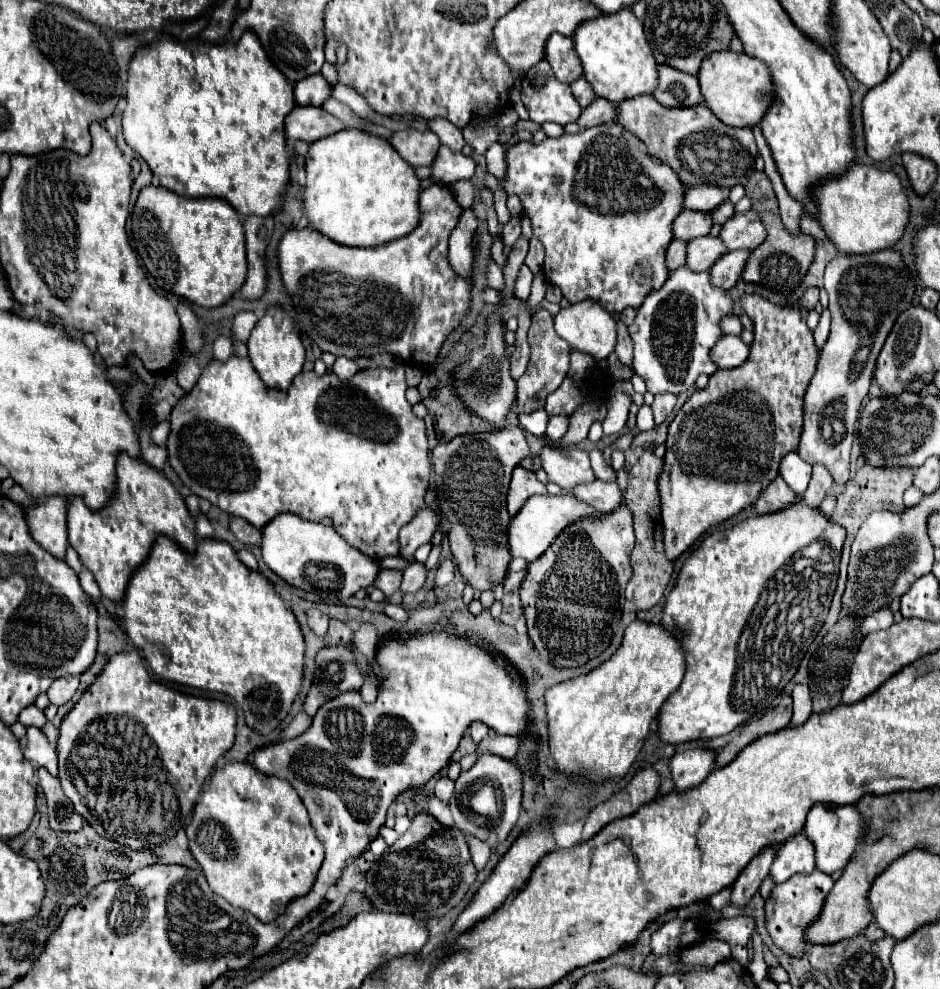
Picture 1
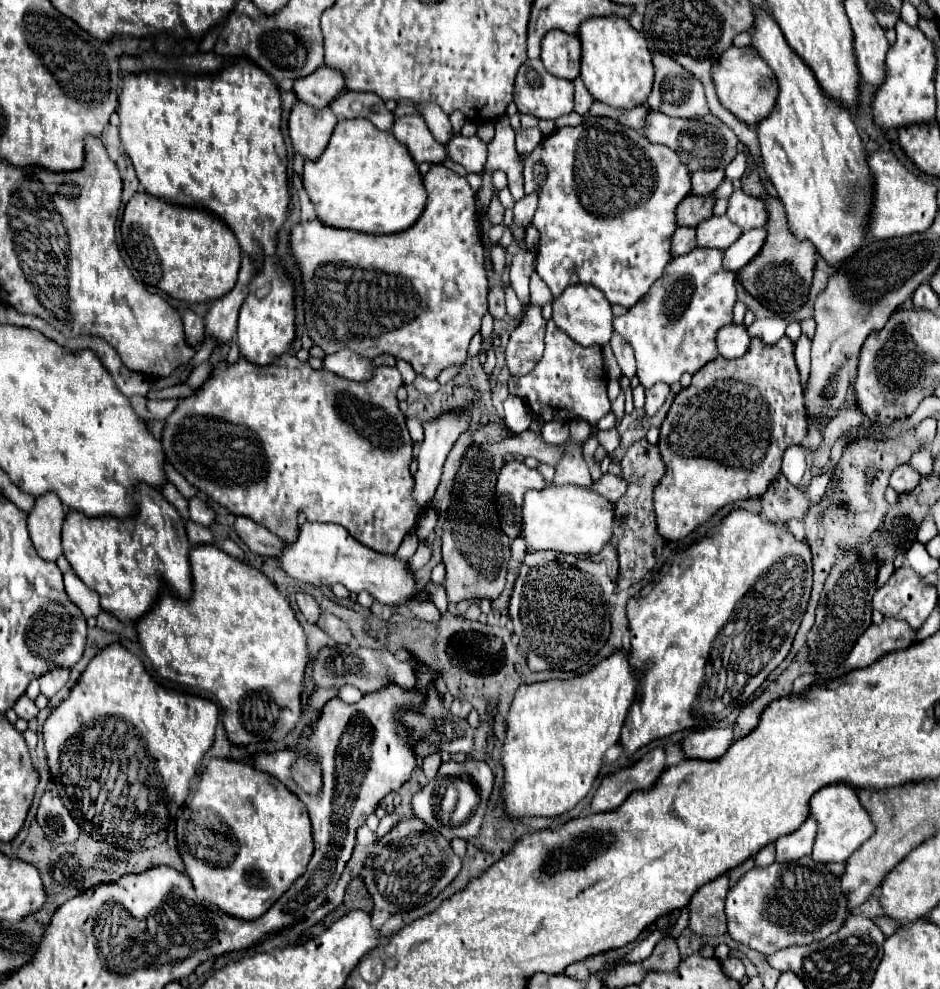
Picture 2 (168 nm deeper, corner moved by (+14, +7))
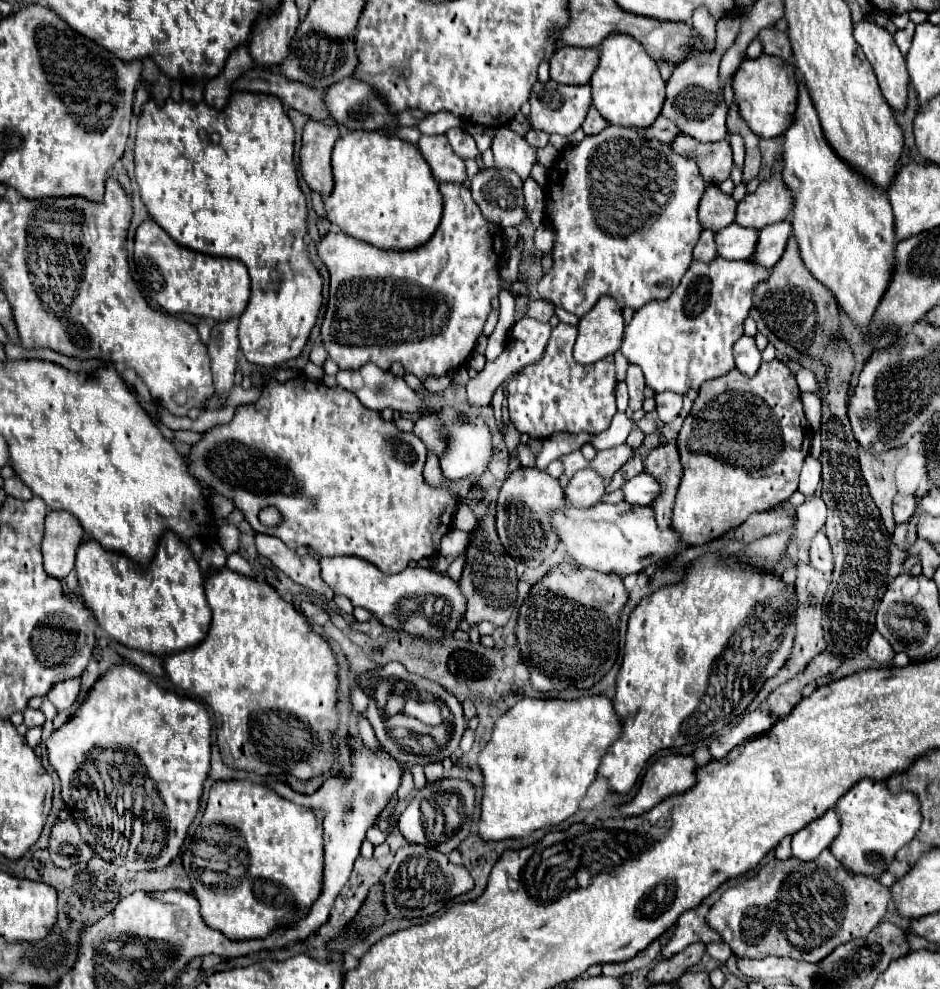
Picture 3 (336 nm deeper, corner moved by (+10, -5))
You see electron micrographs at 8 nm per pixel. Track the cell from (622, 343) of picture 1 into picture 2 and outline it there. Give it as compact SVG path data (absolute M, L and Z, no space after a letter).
M618 332L612 334L610 346L612 346L612 352L614 352L620 368L622 368L622 374L628 376L628 378L632 378L636 374L636 362L634 362L634 350L632 350L632 346L628 342L624 342L624 338Z

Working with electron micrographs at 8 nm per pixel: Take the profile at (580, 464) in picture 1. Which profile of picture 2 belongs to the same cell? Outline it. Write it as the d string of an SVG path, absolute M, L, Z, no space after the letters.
M570 440L568 448L560 456L556 464L556 474L554 474L554 484L574 484L574 486L590 486L592 478L586 468L586 462L582 458L582 446L584 442L574 442Z

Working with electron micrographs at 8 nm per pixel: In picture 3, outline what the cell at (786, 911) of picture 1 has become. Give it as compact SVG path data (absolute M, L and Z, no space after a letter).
M824 850L814 862L802 862L796 858L776 860L770 858L758 874L746 882L728 888L712 906L706 916L706 924L722 936L722 940L740 958L766 958L786 956L804 962L824 960L836 946L856 938L866 938L884 918L890 904L890 890L876 878L864 874L852 874L842 868L830 850Z

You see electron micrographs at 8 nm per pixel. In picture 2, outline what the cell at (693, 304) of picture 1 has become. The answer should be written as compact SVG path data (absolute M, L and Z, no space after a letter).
M694 248L686 256L674 258L646 296L624 316L614 318L614 330L636 352L636 376L644 388L652 388L656 382L674 384L684 372L694 374L718 358L714 338L722 326L732 322L734 280L736 274L722 268L722 250Z

